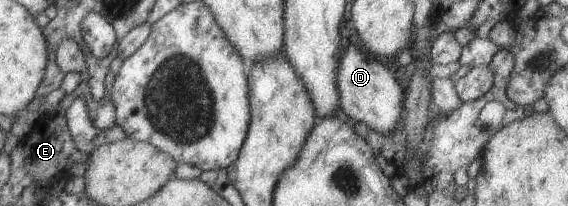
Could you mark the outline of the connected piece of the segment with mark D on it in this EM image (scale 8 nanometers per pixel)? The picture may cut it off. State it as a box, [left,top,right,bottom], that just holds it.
[336,41,405,135]

